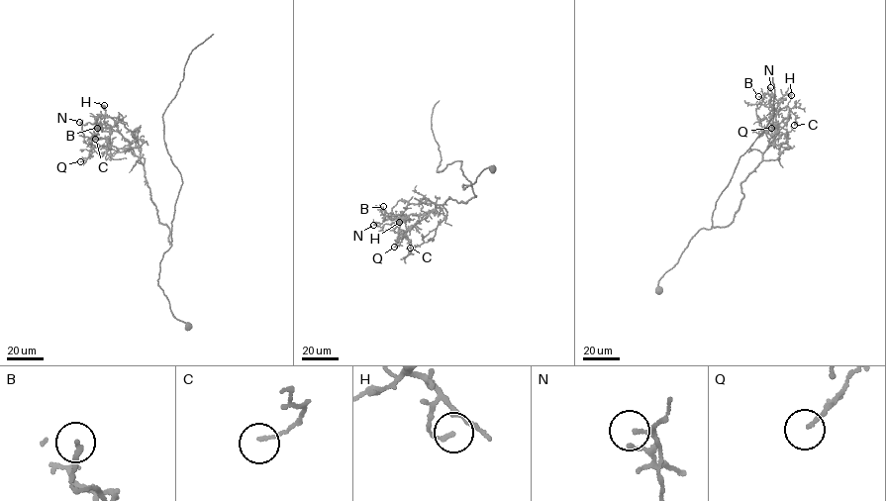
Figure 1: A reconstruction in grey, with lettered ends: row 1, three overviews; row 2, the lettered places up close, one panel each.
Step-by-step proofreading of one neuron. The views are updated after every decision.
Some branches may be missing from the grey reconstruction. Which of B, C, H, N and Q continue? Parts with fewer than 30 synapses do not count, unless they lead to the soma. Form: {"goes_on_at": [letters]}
{"goes_on_at": []}

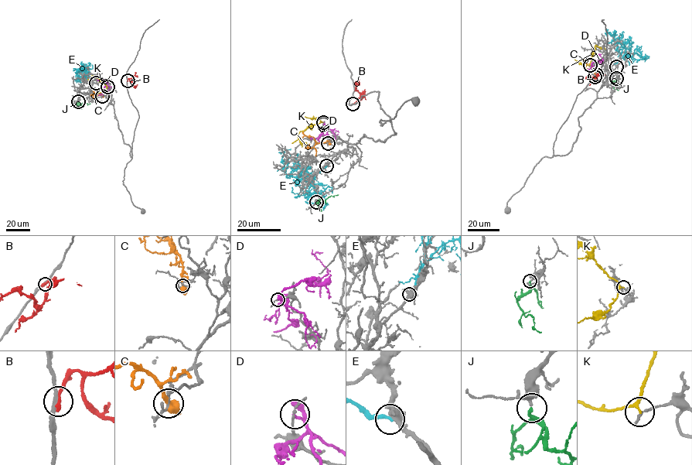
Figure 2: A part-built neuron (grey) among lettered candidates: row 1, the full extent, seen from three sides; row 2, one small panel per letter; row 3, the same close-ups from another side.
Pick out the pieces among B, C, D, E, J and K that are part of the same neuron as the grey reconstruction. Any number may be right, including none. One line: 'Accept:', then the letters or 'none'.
Accept: J

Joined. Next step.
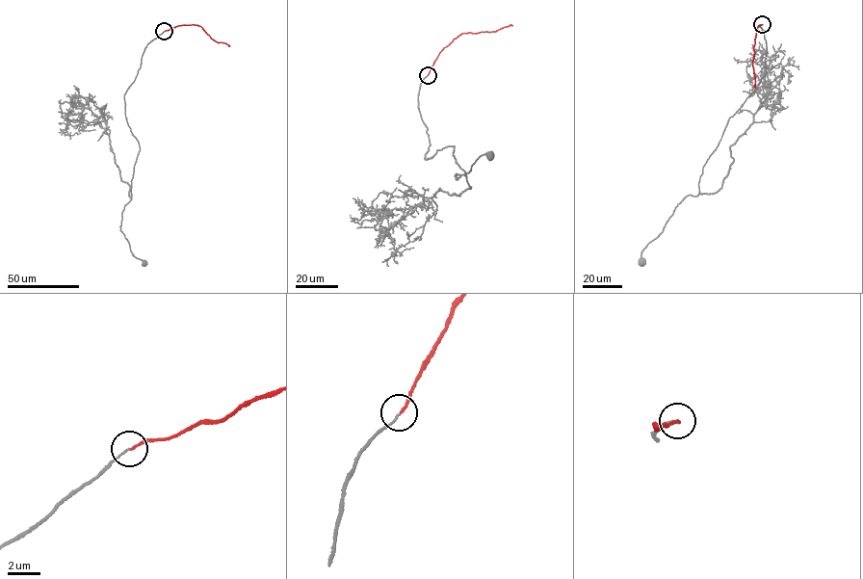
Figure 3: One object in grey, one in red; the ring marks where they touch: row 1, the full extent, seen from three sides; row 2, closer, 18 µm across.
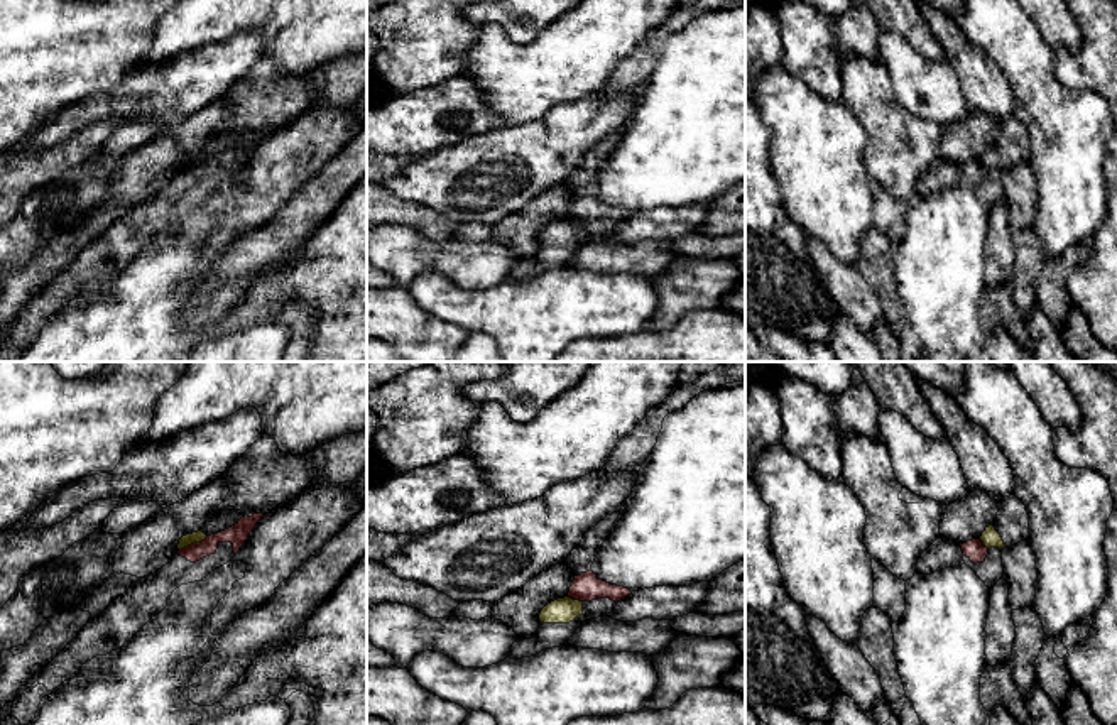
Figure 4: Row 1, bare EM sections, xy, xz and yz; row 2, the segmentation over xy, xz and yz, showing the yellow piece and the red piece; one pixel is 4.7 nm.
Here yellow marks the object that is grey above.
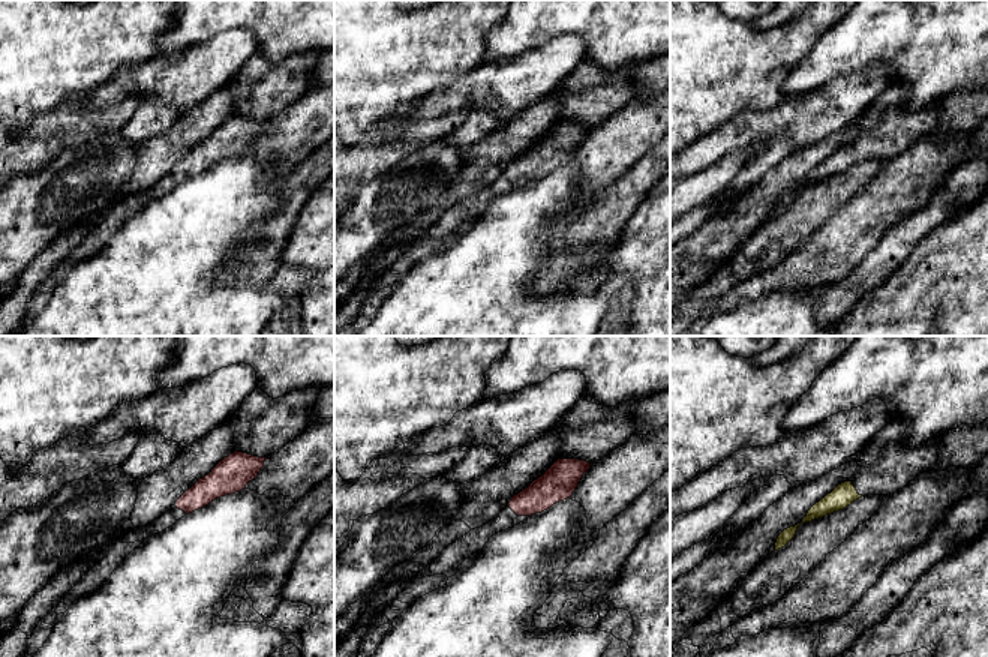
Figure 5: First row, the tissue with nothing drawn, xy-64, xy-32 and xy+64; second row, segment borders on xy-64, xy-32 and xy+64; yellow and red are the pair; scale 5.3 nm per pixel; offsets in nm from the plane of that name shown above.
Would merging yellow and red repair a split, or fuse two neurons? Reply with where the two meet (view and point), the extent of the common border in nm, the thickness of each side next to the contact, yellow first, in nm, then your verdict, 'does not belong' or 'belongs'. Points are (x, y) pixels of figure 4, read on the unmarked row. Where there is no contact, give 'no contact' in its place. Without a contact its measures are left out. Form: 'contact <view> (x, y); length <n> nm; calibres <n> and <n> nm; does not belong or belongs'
contact xy (193, 164); length 160 nm; calibres 60 and 100 nm; does not belong

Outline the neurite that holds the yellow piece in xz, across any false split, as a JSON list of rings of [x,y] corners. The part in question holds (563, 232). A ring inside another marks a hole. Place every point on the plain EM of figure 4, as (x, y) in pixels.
[[[569,218],[548,225],[539,235],[541,248],[526,259],[519,259],[510,272],[510,281],[522,281],[541,272],[566,267],[576,250],[588,242],[583,237],[583,223]]]

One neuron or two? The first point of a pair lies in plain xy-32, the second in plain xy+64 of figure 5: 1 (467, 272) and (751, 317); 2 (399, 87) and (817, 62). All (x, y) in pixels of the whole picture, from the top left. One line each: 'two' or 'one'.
1: one
2: two

